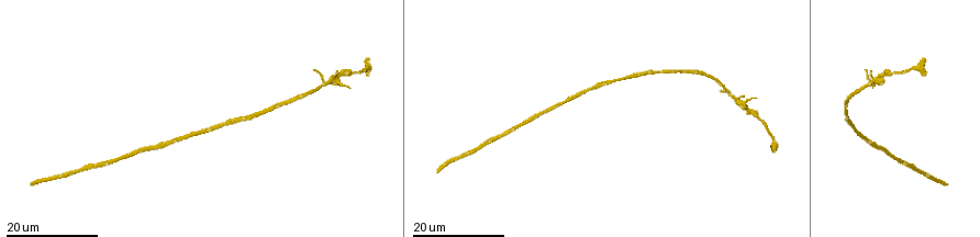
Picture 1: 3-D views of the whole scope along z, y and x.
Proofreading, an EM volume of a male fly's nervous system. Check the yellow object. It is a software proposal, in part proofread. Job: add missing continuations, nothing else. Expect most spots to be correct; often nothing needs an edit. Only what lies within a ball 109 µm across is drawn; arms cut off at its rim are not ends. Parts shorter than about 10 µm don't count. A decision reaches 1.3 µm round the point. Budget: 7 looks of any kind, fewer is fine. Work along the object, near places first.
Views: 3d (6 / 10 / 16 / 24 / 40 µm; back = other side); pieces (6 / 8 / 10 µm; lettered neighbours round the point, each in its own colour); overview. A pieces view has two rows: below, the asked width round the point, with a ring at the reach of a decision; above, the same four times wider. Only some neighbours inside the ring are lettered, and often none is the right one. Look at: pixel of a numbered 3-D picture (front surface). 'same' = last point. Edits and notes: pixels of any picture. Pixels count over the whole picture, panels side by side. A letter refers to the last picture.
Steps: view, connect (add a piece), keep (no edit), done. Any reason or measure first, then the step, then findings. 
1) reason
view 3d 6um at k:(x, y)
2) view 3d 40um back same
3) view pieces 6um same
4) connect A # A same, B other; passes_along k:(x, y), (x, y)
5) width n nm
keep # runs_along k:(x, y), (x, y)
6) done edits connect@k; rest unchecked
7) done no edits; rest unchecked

an open end
view 3d 16um at 1:(922, 58)

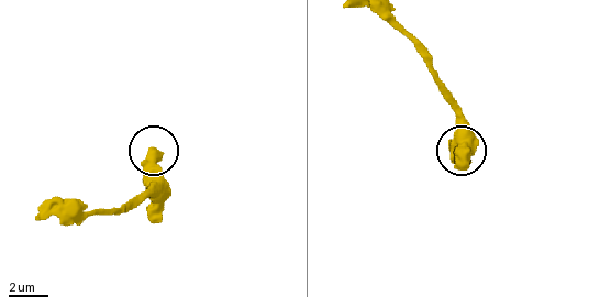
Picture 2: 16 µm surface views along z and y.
see the neighbours
view pieces 6um at 2:(158, 157)

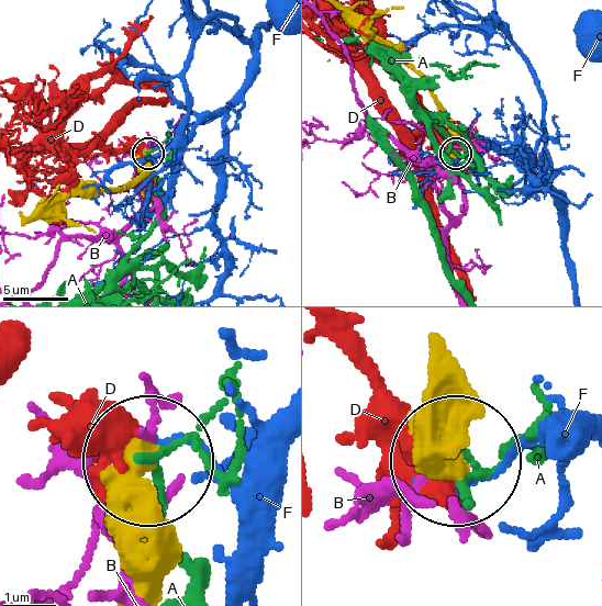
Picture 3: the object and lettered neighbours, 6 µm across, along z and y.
keep # A other, B other, D other, F other; runs_along 3:(125, 526), (146, 469); none of them fits

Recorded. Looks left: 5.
view 3d 24um at 1:(743, 95)

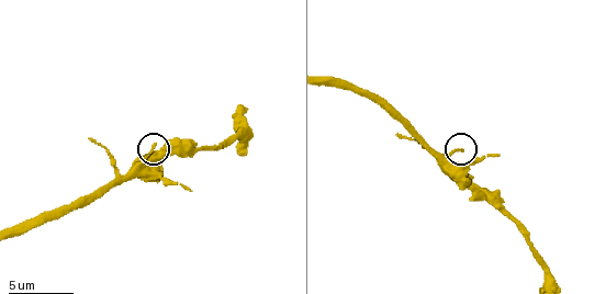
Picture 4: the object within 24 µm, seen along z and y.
view pieces 6um at 4:(154, 146)

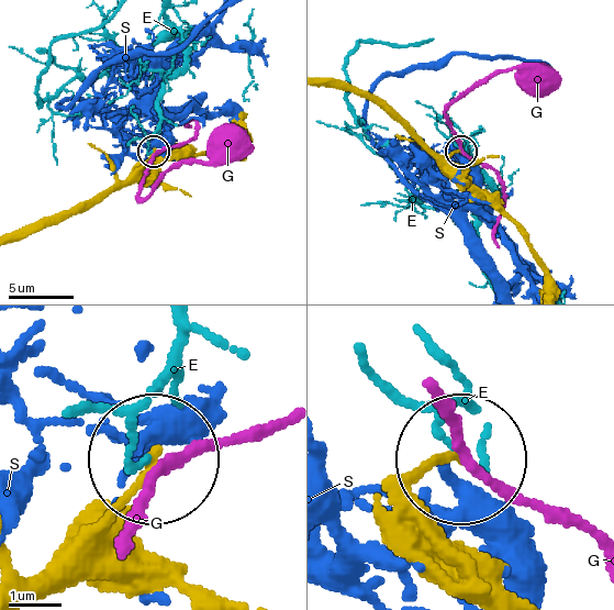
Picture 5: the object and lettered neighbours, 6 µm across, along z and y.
keep # E other, G other, S other; runs_along 5:(18, 240), (90, 208), (120, 187), (152, 152); none of them fits

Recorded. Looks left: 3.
branch stops here
view pieces 8um at 4:(90, 137)

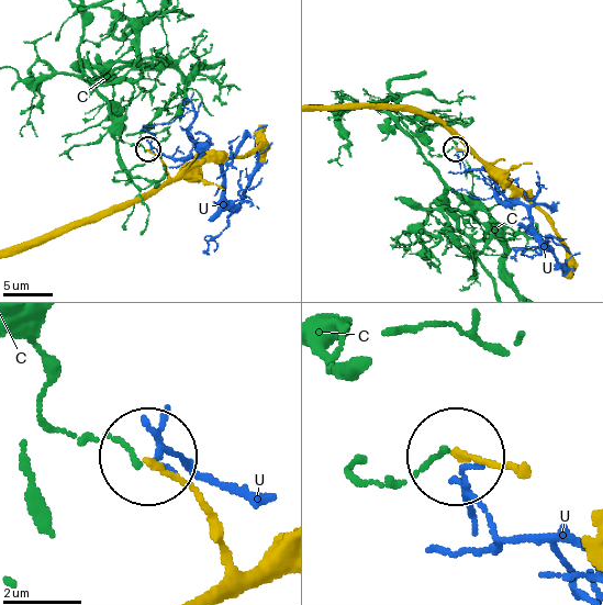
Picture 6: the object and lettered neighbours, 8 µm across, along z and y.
keep # C other, U other; no lettered piece goes on from it

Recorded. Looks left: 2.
tapers out
view pieces 6um at 4:(494, 156)

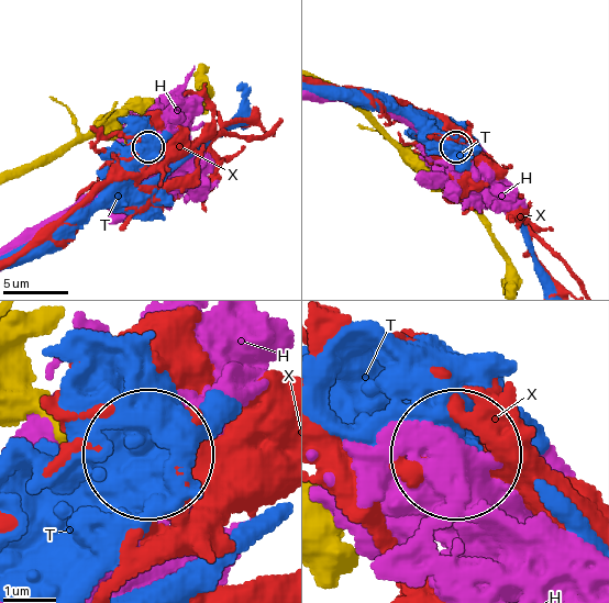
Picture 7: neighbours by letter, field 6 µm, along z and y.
keep # H other, T other, X other; none of them fits

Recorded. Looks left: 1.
done no edits; rest unchecked

